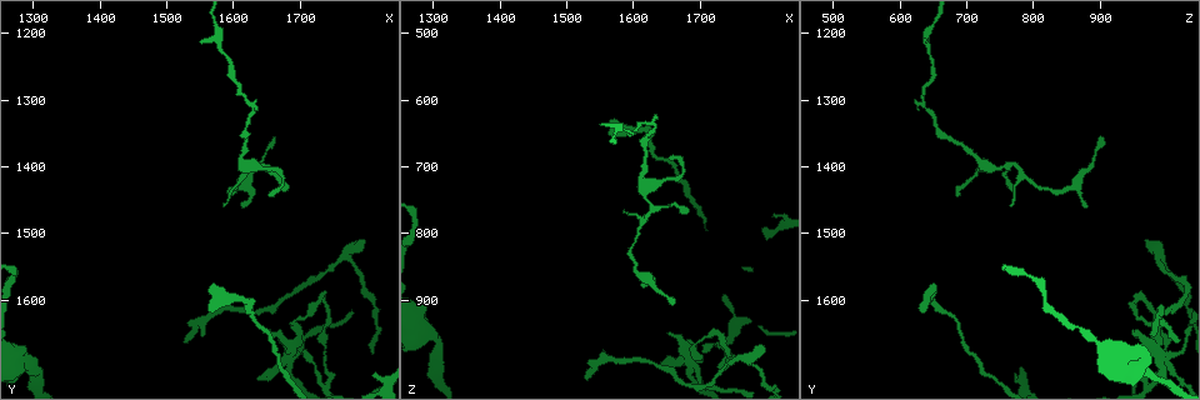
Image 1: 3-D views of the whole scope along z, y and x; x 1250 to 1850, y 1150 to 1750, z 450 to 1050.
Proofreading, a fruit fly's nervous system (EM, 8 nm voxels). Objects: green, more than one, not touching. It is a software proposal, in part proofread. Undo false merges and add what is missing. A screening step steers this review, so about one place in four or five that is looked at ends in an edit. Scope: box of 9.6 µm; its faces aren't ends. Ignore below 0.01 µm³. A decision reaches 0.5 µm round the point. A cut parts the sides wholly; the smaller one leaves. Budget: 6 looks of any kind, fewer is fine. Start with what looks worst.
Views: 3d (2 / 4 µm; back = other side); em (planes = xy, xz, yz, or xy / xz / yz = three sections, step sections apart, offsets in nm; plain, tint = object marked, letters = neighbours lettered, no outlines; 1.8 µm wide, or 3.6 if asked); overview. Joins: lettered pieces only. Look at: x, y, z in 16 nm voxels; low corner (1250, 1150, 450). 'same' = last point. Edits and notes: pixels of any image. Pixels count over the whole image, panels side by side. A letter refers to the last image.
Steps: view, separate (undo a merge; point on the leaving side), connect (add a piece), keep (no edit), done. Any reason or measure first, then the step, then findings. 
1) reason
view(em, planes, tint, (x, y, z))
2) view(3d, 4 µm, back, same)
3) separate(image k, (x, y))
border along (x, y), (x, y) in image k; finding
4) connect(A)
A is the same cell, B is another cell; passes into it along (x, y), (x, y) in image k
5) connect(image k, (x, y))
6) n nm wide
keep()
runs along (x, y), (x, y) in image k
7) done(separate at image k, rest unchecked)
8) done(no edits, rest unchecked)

sharp bend
view(3d, 2 µm, back, (1685, 1680, 985))

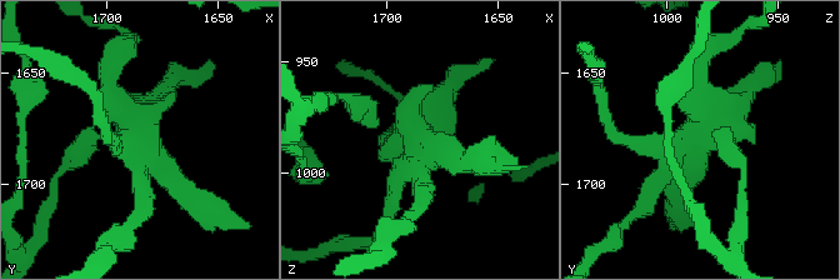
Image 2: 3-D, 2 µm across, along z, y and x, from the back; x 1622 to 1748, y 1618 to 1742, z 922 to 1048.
view(em, xz, step 8, tint, (1685, 1677, 985))

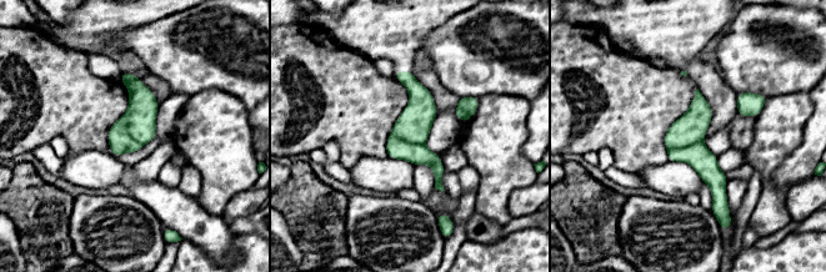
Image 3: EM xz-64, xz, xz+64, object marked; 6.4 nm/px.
another direction
view(em, planes, letters, same)

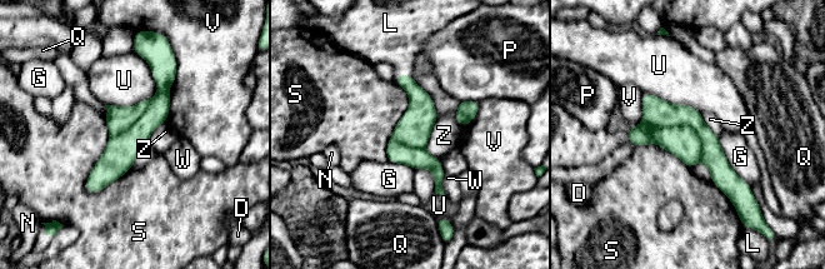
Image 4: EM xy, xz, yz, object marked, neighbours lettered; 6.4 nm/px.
240 nm wide; S touches over 500 nm
separate(image 4, (683, 142))
D, G, L, N, P, Q, S, U, V, W and Z are other cells; two cells meet here

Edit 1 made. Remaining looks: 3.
redraw
view(overview)

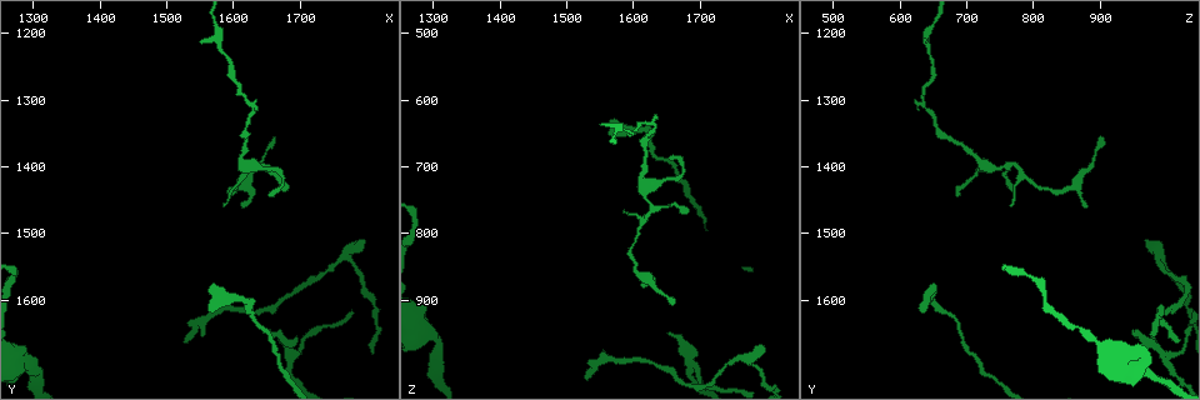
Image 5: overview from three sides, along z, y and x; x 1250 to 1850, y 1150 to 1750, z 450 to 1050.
branch stops here
view(em, xy, step 8, letters, (1565, 1575, 645))

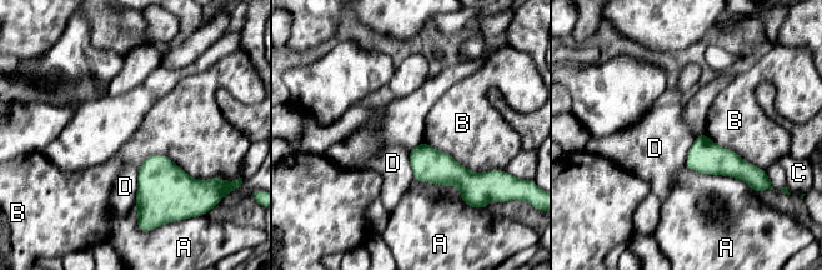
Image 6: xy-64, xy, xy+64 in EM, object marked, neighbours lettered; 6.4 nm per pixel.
keep()
A, B, C and D are other cells; border along (138, 170), (138, 191), (134, 200) in image 6; none of them fits

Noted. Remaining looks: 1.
done(separate at image 4, rest unchecked)

